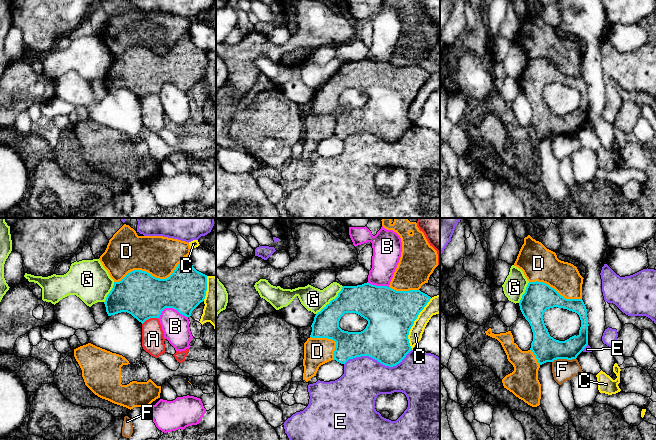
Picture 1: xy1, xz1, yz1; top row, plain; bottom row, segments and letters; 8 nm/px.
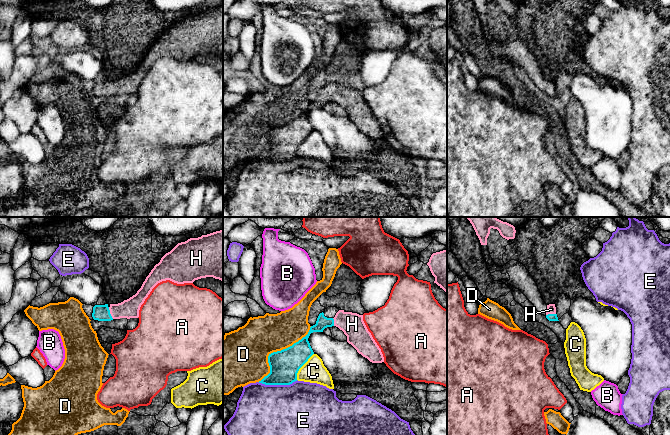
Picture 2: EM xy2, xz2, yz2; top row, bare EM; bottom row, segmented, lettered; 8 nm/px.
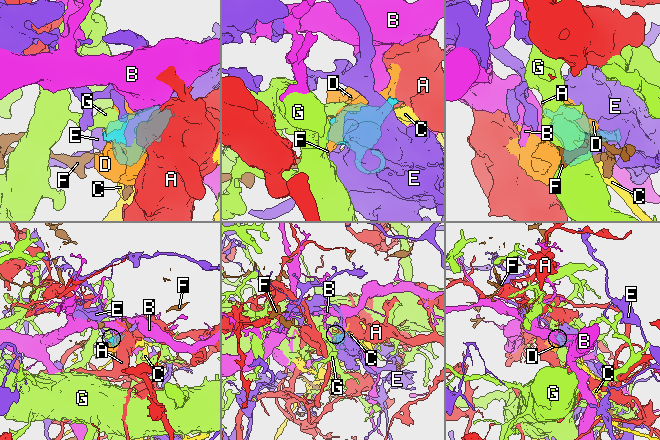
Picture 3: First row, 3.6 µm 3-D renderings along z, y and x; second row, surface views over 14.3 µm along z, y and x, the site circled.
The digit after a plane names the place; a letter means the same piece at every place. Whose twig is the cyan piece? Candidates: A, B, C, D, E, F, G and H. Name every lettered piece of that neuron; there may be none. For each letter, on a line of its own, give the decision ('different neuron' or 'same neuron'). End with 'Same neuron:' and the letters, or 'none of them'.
A: different neuron
B: different neuron
C: different neuron
D: different neuron
E: different neuron
F: different neuron
G: different neuron
H: same neuron
Same neuron: H

